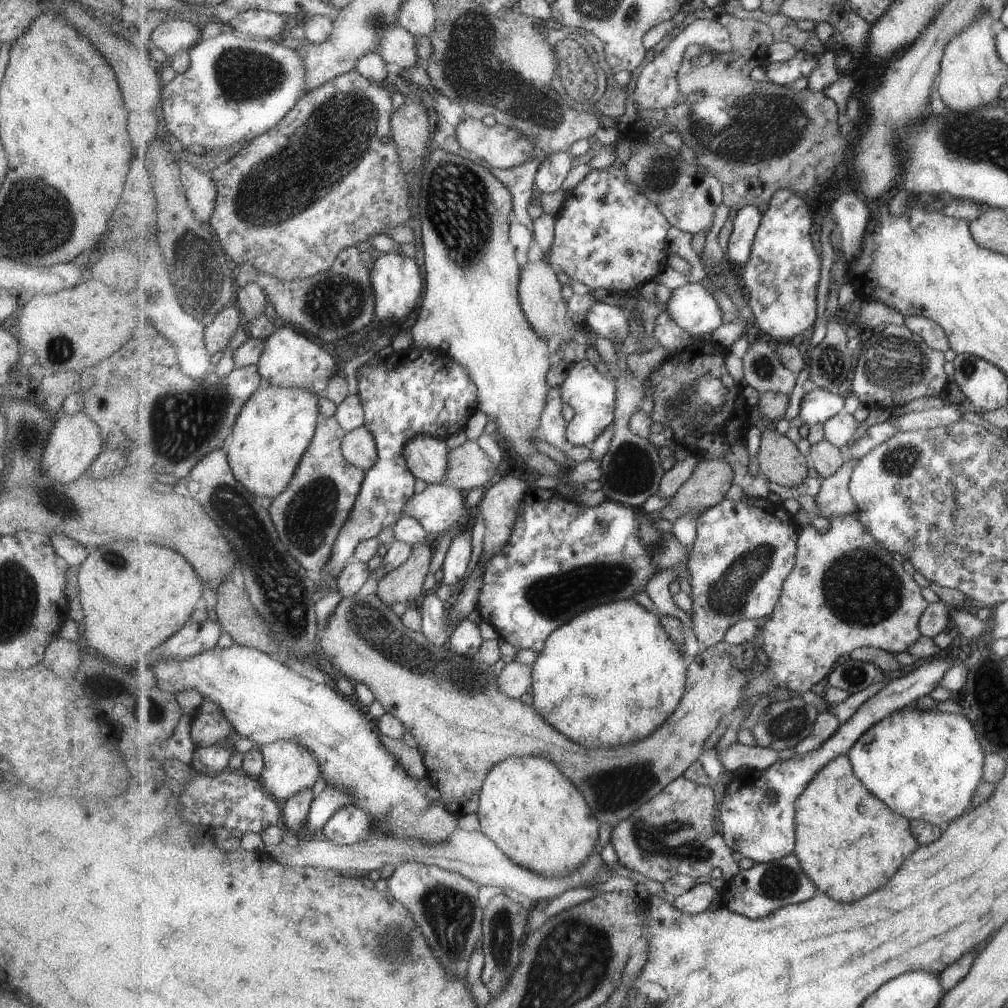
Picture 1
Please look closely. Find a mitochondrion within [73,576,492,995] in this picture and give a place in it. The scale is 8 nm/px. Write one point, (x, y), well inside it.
(451, 912)

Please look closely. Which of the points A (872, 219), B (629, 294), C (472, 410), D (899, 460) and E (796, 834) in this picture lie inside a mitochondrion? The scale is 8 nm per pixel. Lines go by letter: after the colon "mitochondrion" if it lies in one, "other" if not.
A: other
B: other
C: other
D: mitochondrion
E: other

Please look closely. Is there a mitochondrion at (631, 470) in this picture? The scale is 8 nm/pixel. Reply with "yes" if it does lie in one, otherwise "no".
yes

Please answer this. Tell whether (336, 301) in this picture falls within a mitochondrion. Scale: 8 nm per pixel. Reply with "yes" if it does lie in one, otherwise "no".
yes

